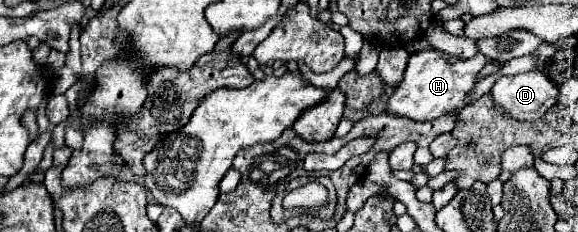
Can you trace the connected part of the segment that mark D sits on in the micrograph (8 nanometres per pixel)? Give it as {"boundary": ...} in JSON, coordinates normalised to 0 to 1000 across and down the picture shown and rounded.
{"boundary":[[[936,306],[863,332],[846,392],[860,470],[901,522],[933,513],[964,444],[967,384]]]}

